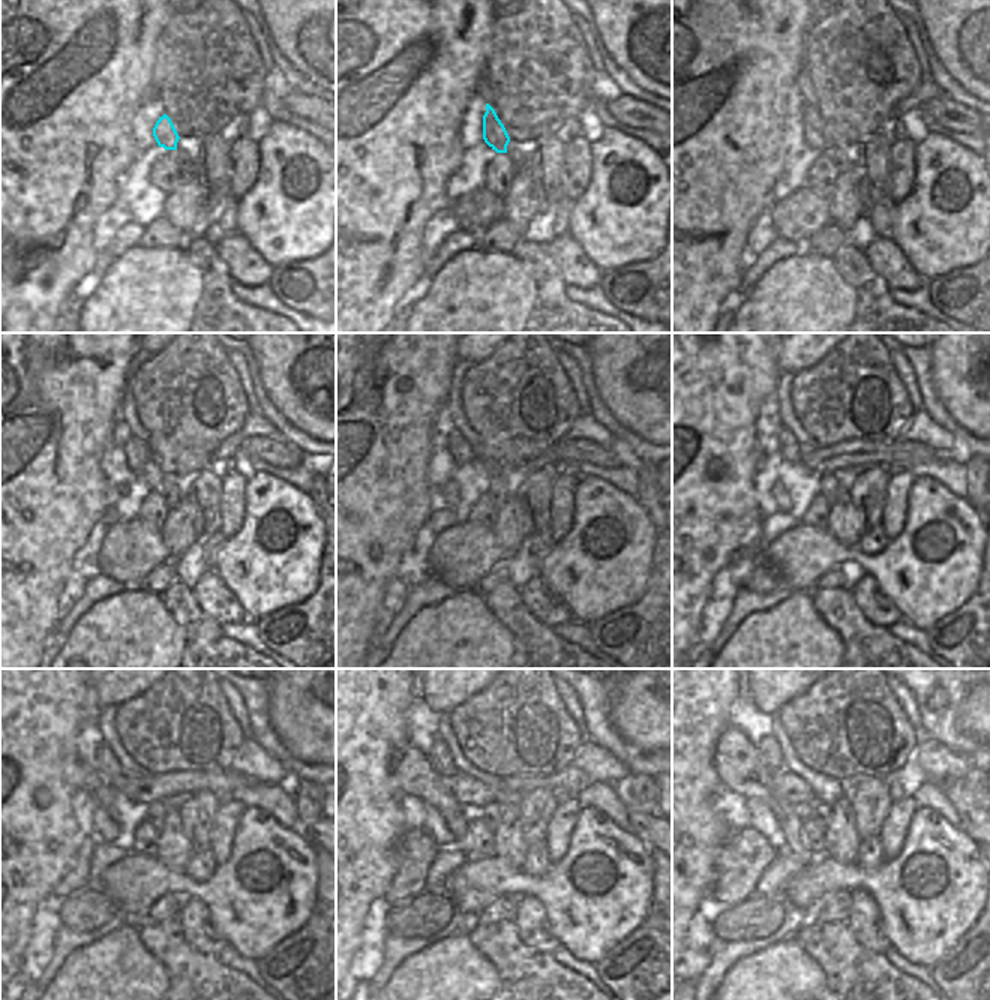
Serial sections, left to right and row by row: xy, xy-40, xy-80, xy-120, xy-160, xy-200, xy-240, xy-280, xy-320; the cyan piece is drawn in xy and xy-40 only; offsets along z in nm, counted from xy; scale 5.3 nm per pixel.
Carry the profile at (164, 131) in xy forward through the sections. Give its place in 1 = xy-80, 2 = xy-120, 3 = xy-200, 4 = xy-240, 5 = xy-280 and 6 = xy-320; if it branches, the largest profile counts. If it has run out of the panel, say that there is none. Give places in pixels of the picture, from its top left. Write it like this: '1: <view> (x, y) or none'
1: xy-80 (816, 132)
2: xy-120 (138, 459)
3: xy-200 (789, 449)
4: xy-240 (107, 765)
5: xy-280 (440, 759)
6: xy-320 (768, 750)

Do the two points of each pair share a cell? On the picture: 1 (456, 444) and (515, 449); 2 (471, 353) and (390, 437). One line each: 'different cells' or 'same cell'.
1: different cells
2: different cells

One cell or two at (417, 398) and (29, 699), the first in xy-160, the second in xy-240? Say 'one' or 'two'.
one

